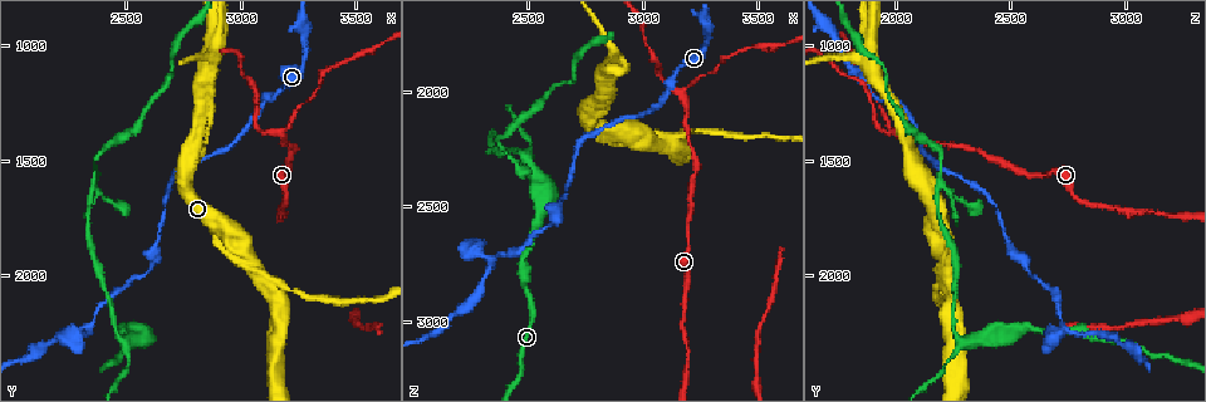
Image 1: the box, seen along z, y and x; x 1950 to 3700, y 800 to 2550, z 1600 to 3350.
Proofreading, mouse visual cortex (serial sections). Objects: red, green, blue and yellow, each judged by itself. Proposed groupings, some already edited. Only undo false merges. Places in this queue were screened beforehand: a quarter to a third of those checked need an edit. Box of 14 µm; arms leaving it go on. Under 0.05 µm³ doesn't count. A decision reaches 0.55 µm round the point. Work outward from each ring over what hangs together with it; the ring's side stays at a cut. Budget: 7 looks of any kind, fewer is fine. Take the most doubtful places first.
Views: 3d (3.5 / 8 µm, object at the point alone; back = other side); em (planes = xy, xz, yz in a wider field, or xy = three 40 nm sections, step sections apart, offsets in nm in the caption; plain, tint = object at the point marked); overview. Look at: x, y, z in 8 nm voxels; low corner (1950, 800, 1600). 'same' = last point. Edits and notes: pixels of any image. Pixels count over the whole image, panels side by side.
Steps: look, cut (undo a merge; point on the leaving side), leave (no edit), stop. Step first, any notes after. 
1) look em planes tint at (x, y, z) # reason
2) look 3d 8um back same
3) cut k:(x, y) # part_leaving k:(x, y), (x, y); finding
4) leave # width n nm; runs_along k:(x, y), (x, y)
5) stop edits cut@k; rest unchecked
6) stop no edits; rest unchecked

look 3d 3.5um back at (3160, 1380, 2010) # a fork

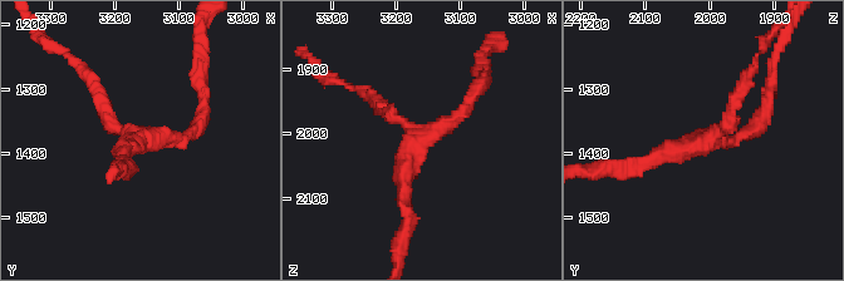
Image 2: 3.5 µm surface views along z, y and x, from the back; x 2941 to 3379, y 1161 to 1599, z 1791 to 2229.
leave # arms 3; arm_widths 150, 150, 200 nm; runs_along 2:(624, 166), (721, 132), (740, 89); one cell here

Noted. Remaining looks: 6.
look 3d 8um at (2490, 2300, 2280) # abrupt turn

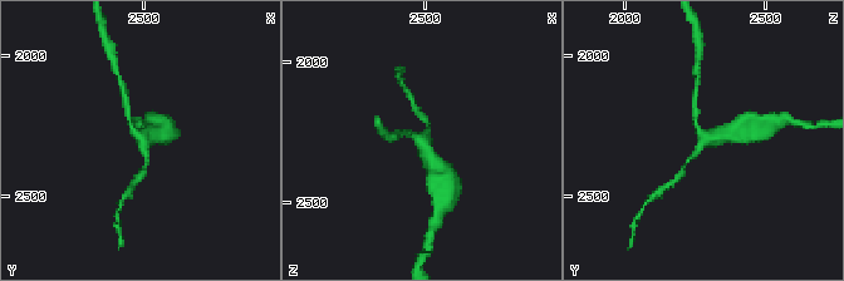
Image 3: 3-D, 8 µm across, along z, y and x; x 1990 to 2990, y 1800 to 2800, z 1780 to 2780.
look em xy step 5 tint at (2490, 2290, 2290) # arms 3; arm_widths 150, 150, 500 nm

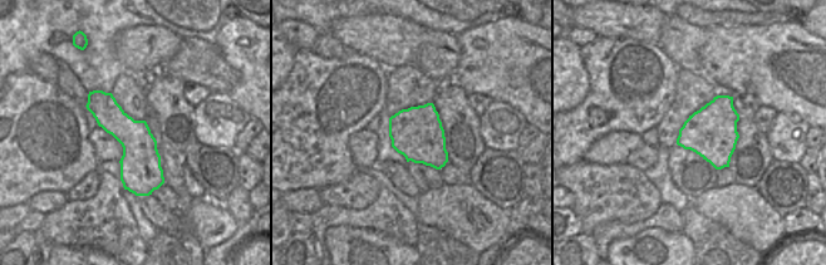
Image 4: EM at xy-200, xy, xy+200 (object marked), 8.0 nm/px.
leave # runs_along 4:(92, 94), (138, 143), (146, 192); all the same cell

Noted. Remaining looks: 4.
look 3d 3.5um at (2350, 1630, 2180) # three-way junction

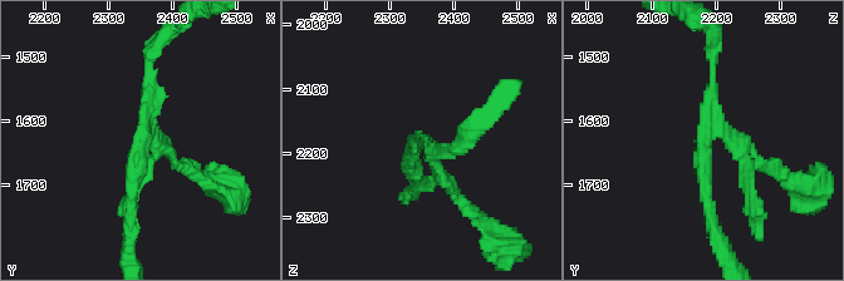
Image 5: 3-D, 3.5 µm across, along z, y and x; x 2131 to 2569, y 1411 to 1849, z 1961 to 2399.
cut 5:(746, 164) # two cells meet here

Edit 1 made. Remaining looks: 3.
stop edits cut@5; rest unchecked

